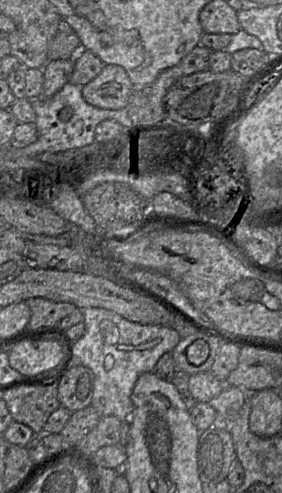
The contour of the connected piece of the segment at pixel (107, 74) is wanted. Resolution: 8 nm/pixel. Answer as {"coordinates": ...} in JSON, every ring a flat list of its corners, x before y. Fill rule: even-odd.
{"coordinates":[[105,65,101,73,82,88,85,101,97,108,118,110,125,108,133,92,133,85,125,69]]}

